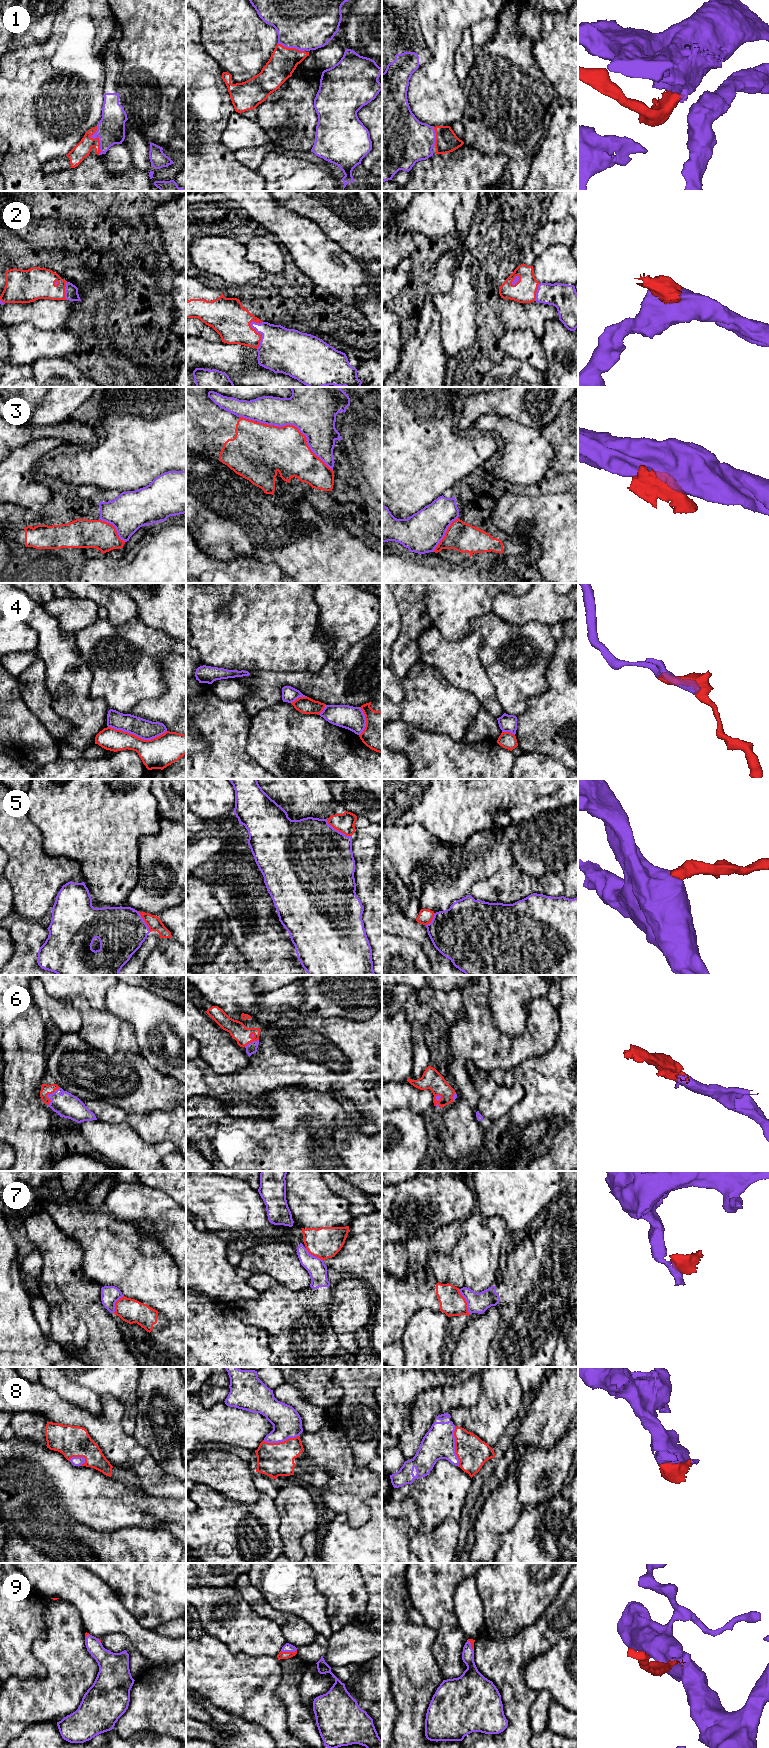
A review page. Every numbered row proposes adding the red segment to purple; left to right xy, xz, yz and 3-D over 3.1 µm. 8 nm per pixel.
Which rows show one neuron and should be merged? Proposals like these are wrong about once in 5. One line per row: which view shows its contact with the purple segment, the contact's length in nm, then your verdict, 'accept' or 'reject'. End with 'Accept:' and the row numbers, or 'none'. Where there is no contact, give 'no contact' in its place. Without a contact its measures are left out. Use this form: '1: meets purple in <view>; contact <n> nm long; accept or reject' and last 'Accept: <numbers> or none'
1: meets purple in xy; contact 240 nm long; accept
2: meets purple in xz; contact 240 nm long; accept
3: meets purple in xz; contact 700 nm long; reject
4: meets purple in xy; contact 480 nm long; reject
5: meets purple in xz; contact 240 nm long; reject
6: meets purple in xy; contact 180 nm long; accept
7: meets purple in yz; contact 220 nm long; reject
8: meets purple in yz; contact 320 nm long; accept
9: meets purple in xz; contact 140 nm long; accept
Accept: 1, 2, 6, 8, 9

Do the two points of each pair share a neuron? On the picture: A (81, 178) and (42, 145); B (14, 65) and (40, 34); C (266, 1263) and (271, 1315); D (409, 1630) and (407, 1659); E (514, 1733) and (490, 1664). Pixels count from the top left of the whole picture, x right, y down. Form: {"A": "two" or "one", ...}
{"A": "two", "B": "two", "C": "two", "D": "one", "E": "one"}

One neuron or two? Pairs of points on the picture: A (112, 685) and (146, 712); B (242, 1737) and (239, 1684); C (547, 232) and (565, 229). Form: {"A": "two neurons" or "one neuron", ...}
{"A": "two neurons", "B": "two neurons", "C": "one neuron"}

